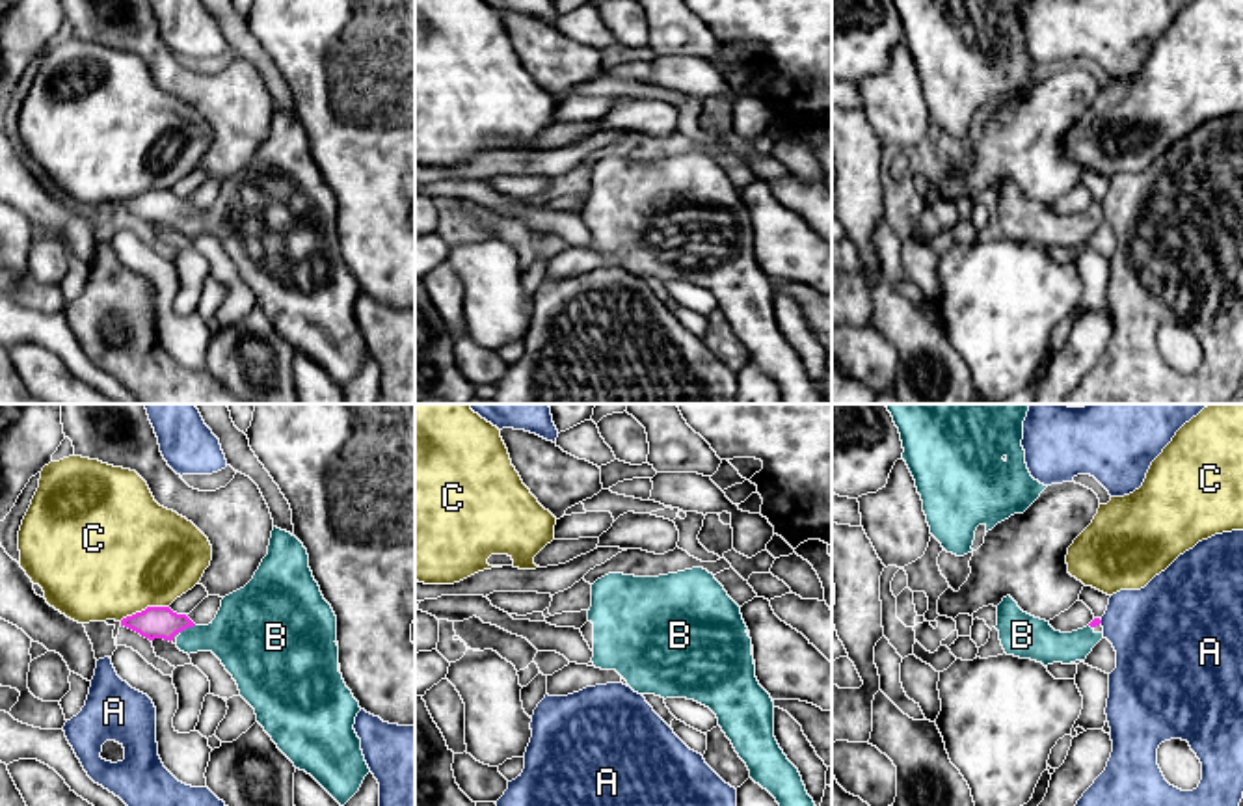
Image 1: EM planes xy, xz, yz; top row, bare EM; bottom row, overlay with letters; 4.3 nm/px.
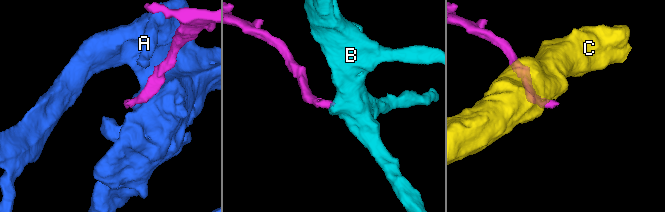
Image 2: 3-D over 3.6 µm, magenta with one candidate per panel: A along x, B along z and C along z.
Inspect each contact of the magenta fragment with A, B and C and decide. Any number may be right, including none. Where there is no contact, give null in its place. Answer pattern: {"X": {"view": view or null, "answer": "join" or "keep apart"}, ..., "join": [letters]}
{"A": {"view": "yz", "answer": "keep apart"}, "B": {"view": "xy", "answer": "join"}, "C": {"view": "xy", "answer": "keep apart"}, "join": ["B"]}

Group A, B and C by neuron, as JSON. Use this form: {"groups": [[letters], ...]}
{"groups": [["A"], ["B"], ["C"]]}

